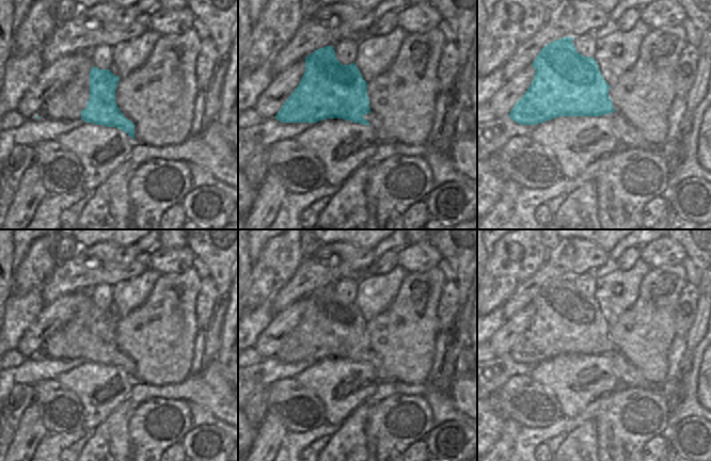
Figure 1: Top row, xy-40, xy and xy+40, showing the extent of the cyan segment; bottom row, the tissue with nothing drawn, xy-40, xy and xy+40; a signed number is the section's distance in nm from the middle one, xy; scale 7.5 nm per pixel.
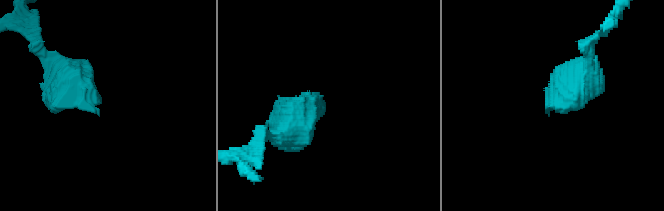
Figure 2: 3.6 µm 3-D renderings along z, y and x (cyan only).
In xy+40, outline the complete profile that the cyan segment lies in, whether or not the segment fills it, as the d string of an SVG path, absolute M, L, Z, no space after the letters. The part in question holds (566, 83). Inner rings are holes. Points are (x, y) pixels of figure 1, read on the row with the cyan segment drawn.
M563 37L544 46L533 62L536 70L525 94L517 101L509 117L520 125L537 125L558 116L602 116L615 112L609 96L610 85L594 58L580 54L572 41Z

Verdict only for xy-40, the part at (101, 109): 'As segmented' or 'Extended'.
As segmented.

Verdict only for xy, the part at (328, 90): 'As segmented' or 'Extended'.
As segmented.

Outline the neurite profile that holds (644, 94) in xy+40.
M681 25L653 29L645 35L636 62L609 90L618 112L651 146L661 146L668 132L668 111L675 98L675 70L688 41Z

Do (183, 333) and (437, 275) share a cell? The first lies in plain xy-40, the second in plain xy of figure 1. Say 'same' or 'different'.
same

